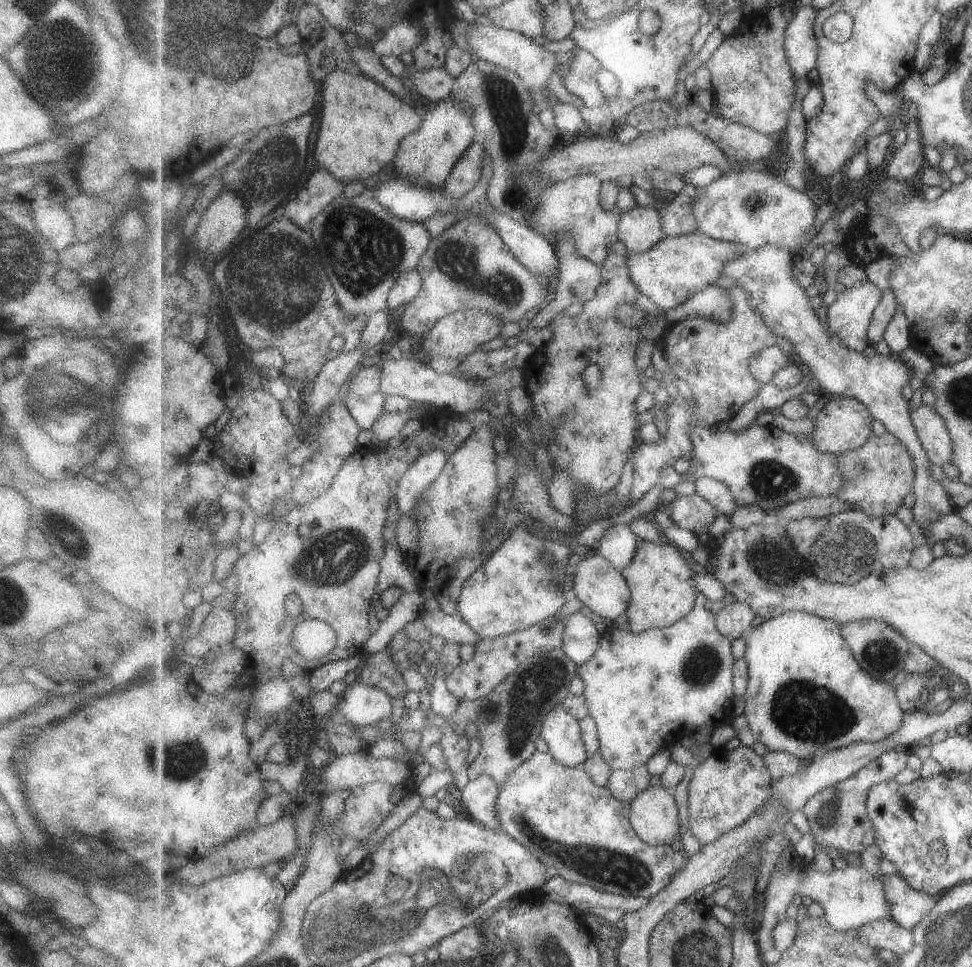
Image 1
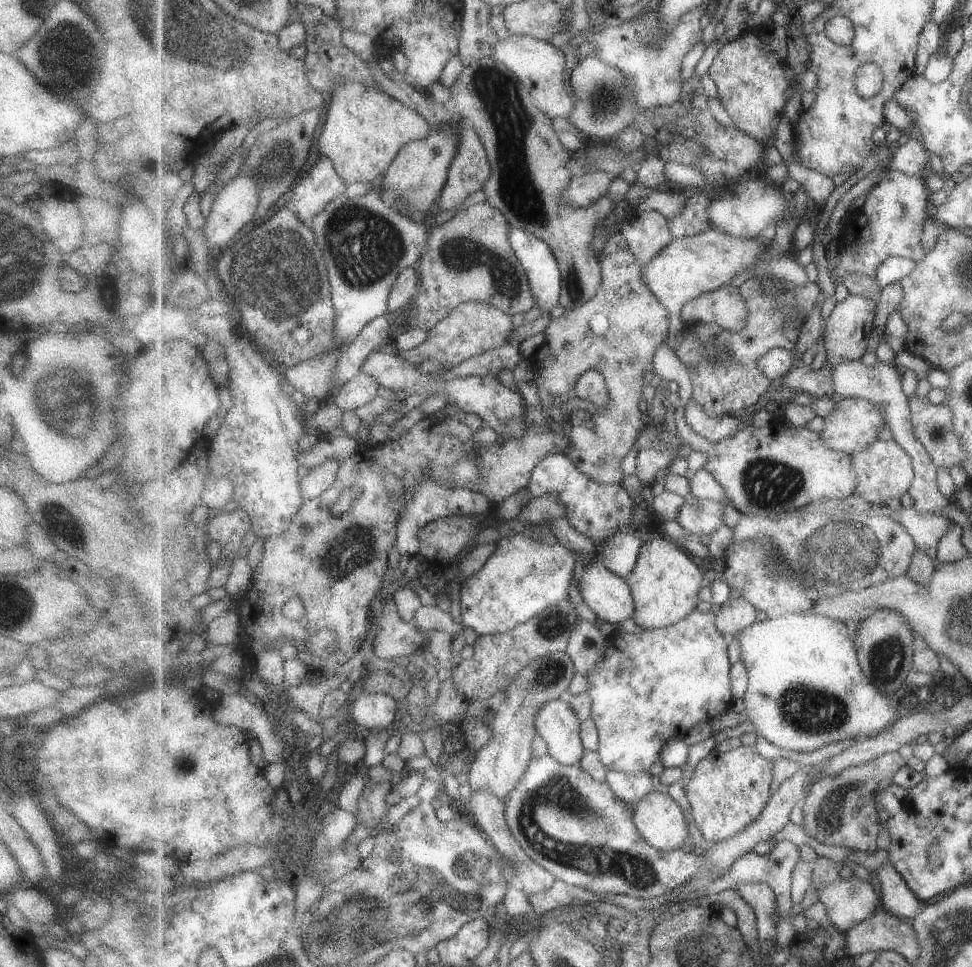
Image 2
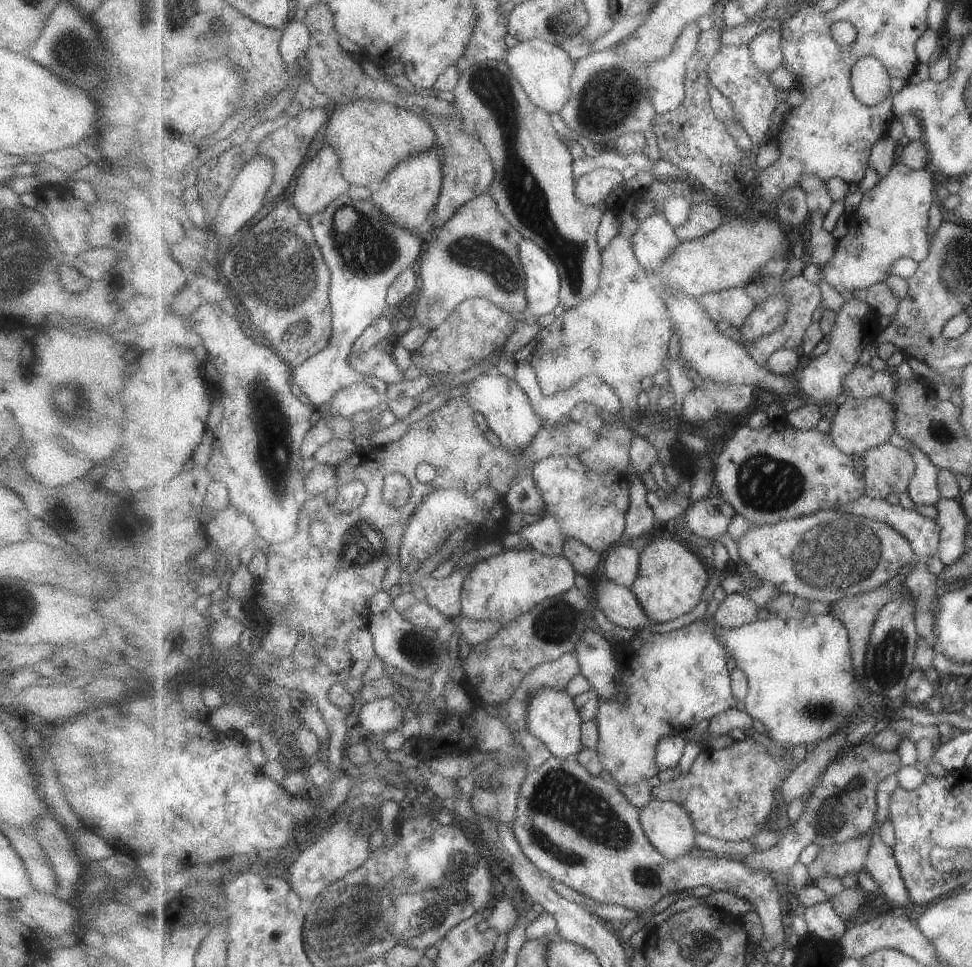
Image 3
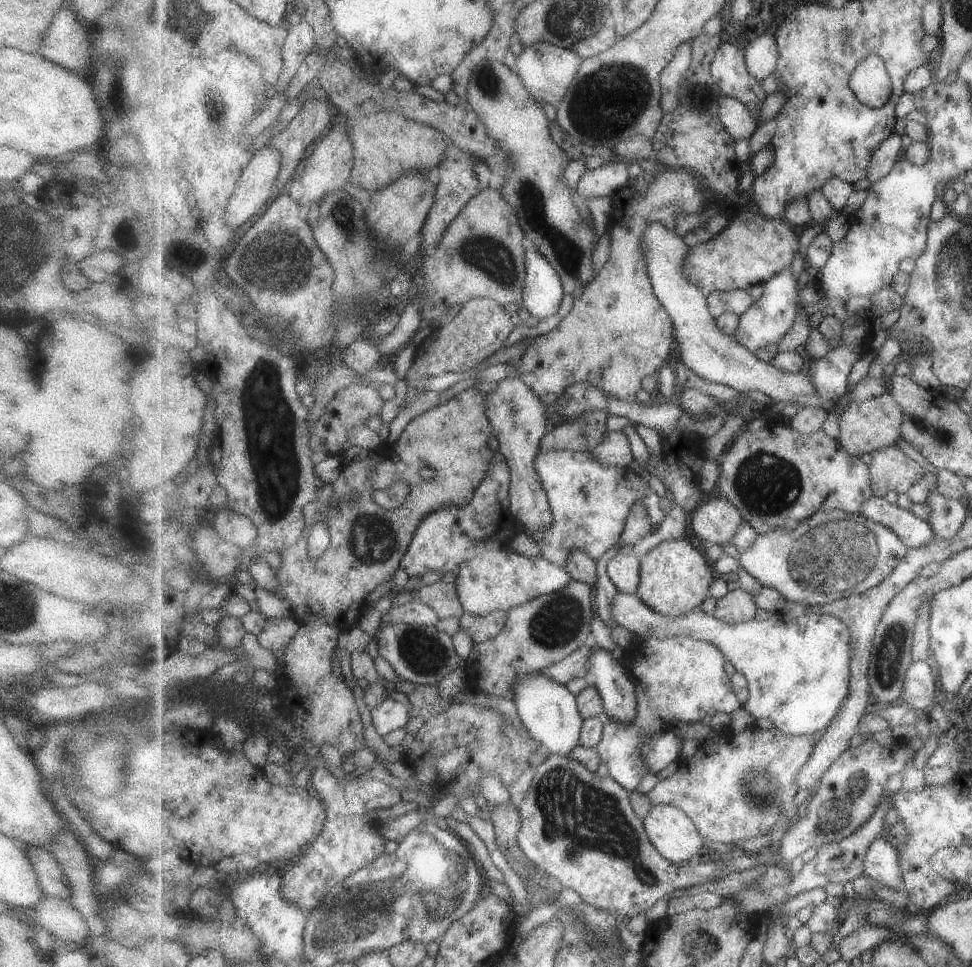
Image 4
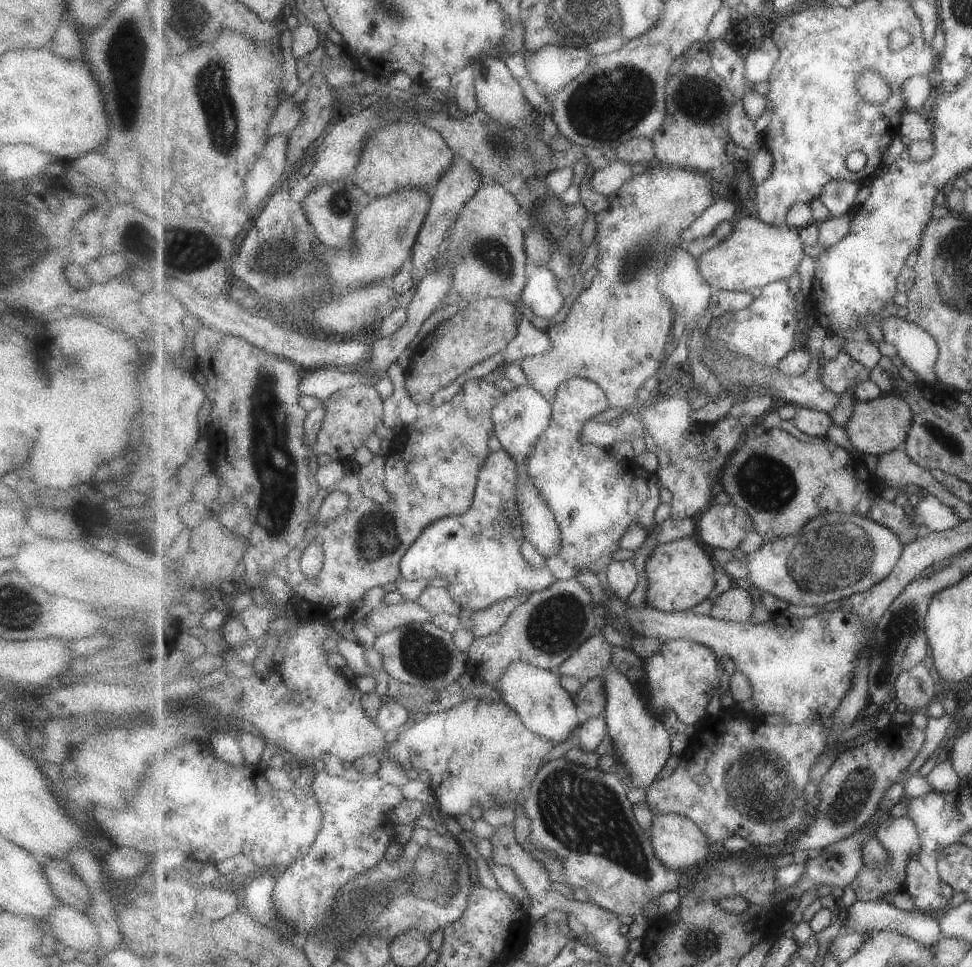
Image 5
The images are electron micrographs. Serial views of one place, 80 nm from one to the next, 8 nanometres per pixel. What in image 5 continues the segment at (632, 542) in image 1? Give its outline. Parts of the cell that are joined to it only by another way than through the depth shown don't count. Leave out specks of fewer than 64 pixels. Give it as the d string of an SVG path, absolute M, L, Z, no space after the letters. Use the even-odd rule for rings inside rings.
M635 559L613 561L606 571L610 588L623 602L636 592L641 582L641 572L637 570Z

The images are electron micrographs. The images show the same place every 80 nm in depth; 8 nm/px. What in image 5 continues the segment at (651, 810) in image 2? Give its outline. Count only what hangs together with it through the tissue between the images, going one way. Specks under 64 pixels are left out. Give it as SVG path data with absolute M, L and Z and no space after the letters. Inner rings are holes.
M675 812L654 815L648 834L665 866L688 873L709 856L711 842L691 818Z

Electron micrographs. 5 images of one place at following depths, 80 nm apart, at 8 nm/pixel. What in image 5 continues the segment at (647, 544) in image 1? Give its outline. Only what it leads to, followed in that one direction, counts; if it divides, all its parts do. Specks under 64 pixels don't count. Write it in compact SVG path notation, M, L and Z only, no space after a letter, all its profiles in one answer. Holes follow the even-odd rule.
M696 537L659 545L647 560L645 566L647 582L647 605L667 613L681 613L695 608L703 600L711 599L717 587L715 566L711 554Z

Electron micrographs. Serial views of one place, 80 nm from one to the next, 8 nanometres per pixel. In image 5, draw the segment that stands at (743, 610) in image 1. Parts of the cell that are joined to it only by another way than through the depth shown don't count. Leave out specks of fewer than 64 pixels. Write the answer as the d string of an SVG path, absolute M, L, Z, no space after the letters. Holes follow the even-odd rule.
M734 586L713 600L710 616L723 621L746 622L750 620L755 606L745 588Z

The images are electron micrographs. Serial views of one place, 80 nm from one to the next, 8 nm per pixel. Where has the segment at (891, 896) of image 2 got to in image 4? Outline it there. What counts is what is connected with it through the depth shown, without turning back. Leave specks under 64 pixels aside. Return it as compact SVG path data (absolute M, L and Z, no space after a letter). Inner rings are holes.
M879 836L867 852L865 875L898 894L903 894L903 874L900 869L899 849Z

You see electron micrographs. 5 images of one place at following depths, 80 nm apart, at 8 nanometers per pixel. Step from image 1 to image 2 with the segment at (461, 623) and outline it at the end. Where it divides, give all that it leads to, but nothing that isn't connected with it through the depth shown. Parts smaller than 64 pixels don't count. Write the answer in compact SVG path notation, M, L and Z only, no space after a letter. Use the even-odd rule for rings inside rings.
M421 605L421 608L415 612L412 623L424 632L431 634L437 631L445 631L450 636L456 636L465 628L463 624L457 624L453 616L448 611L443 611L439 606Z

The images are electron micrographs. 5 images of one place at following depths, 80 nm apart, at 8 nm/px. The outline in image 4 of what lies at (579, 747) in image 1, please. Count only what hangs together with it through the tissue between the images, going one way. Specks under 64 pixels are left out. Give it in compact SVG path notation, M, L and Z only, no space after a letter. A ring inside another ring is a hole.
M541 673L519 676L515 682L515 705L525 728L550 755L568 756L580 745L584 719L580 714L577 698L566 686Z

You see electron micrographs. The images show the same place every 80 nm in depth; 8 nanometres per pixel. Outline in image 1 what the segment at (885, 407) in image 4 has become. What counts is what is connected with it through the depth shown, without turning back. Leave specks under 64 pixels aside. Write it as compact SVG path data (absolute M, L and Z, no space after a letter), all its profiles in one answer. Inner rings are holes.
M828 396L828 402L815 417L815 426L811 433L814 445L826 453L836 455L862 447L872 436L873 419L865 403L851 397Z

